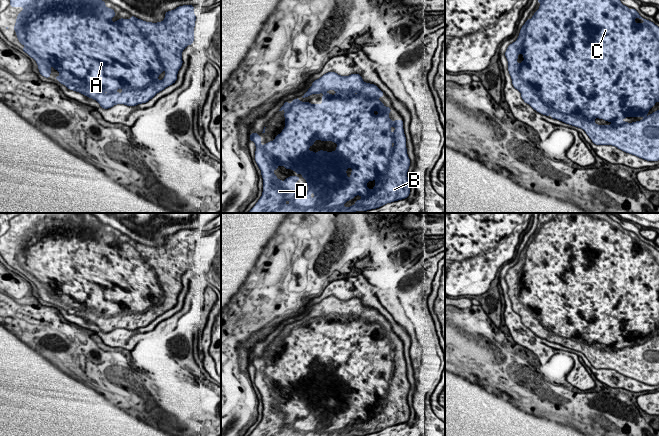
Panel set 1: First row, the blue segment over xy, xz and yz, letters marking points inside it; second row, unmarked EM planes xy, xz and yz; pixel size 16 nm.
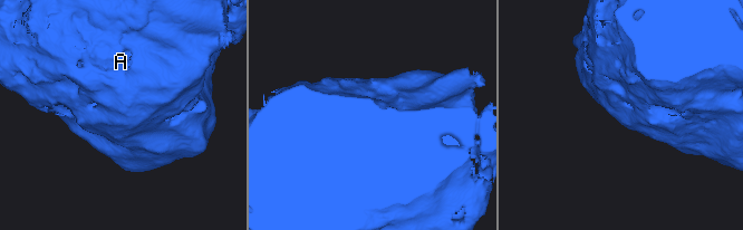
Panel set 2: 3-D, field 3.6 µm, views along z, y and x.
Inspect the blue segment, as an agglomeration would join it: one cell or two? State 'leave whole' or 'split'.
leave whole

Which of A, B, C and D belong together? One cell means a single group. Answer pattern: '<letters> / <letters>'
A B C D

